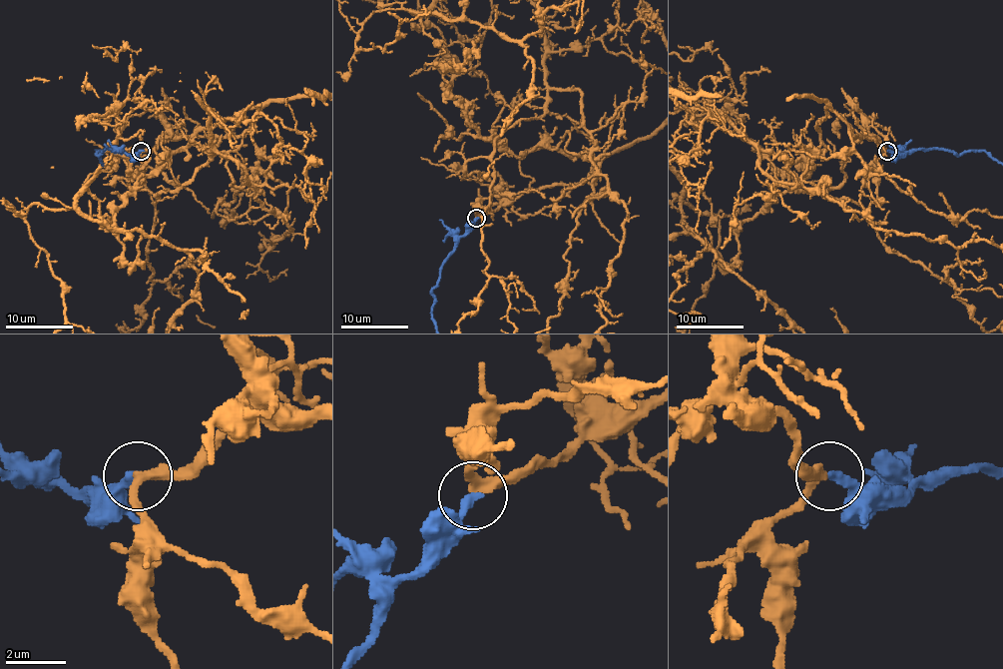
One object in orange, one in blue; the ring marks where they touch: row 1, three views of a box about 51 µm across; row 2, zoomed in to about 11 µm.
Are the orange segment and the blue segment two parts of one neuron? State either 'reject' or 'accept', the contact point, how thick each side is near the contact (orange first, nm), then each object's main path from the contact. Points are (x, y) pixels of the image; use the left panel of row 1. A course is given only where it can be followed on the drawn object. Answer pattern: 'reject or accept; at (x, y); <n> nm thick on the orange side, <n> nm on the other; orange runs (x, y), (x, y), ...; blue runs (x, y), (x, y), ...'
accept; at (141, 151); 280 nm thick on the orange side, 320 nm on the other; orange runs (141, 151), (166, 132), (129, 183), (173, 192), (212, 154), (192, 92), (237, 109), (324, 198), (304, 227)

